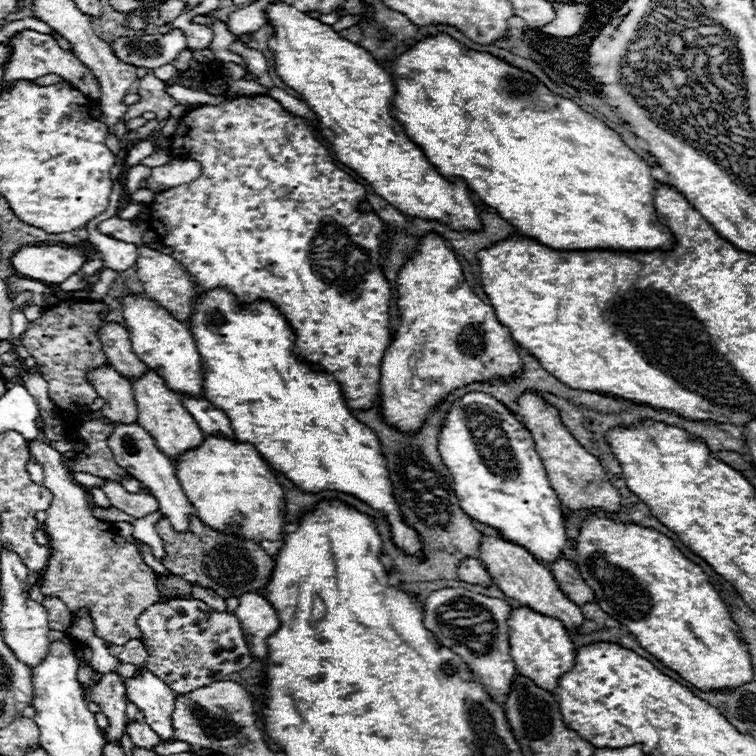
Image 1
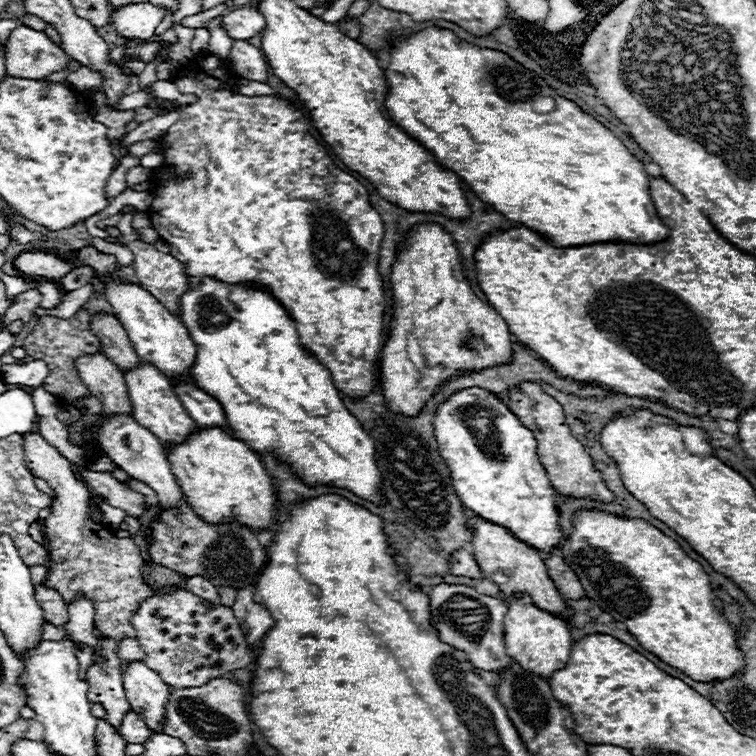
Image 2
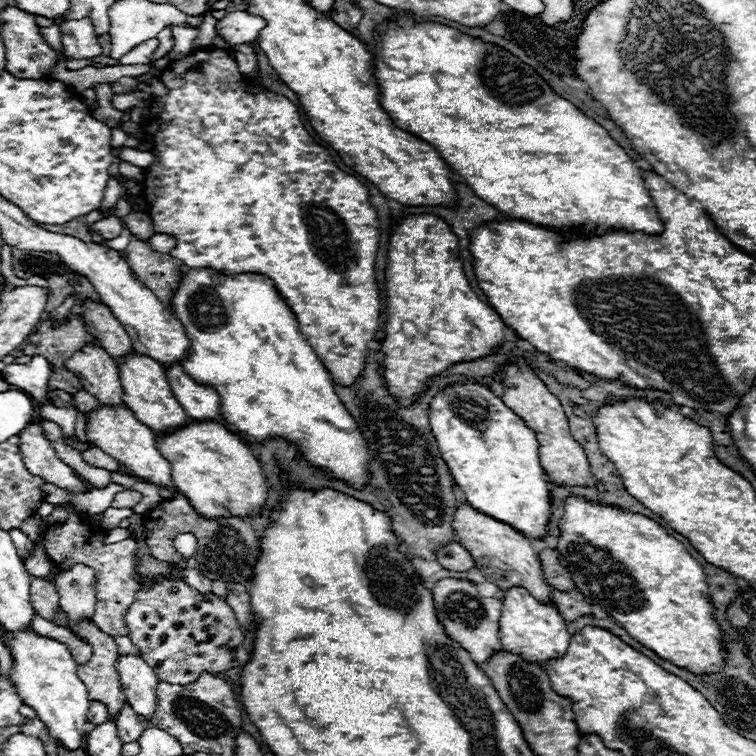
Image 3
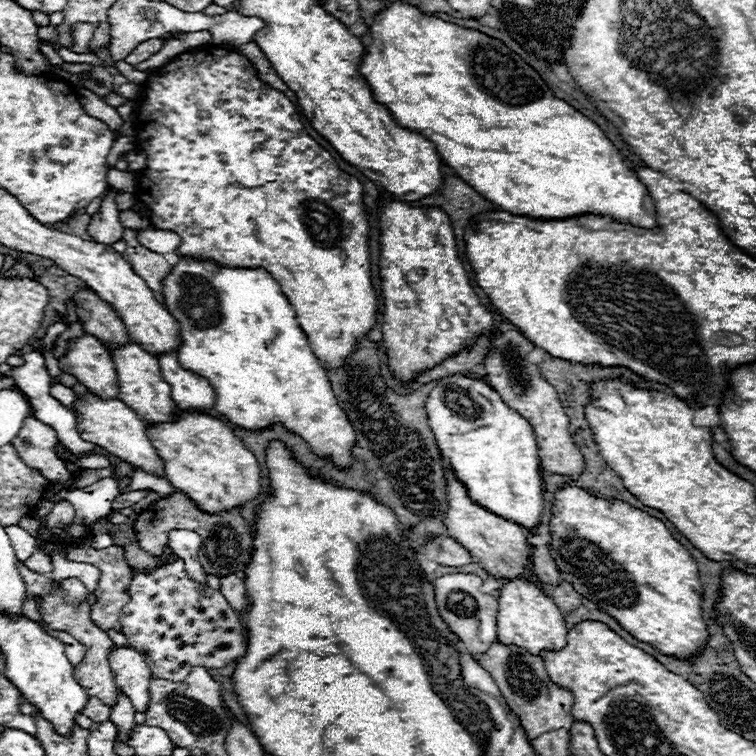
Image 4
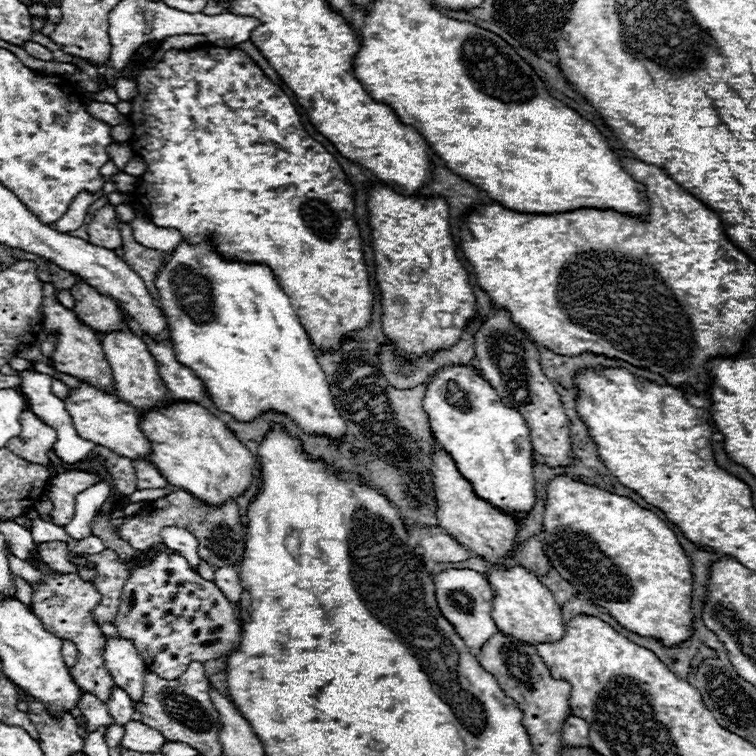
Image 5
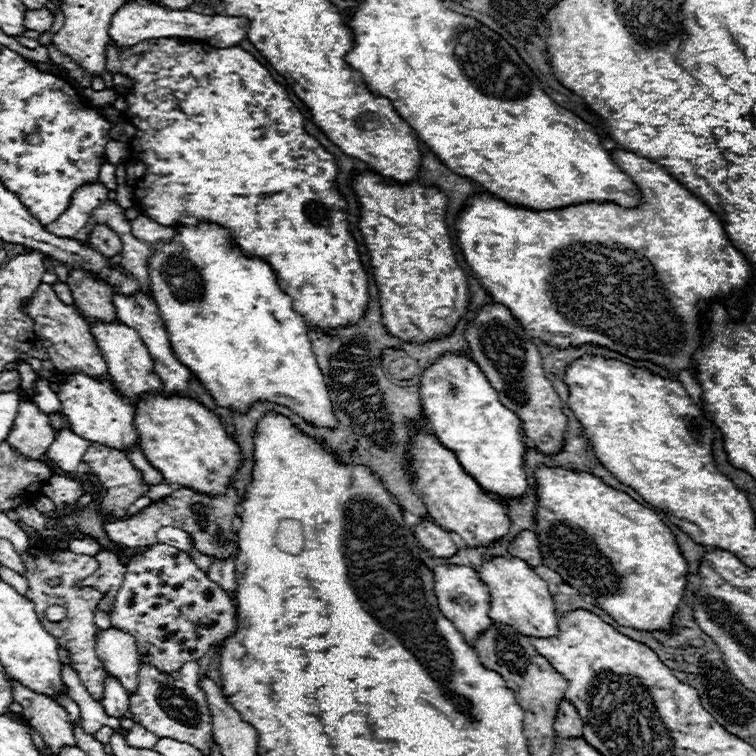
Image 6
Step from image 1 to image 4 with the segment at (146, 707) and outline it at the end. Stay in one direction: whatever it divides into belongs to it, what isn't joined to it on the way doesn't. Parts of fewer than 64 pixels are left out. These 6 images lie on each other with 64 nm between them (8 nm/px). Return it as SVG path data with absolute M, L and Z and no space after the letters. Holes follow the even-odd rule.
M132 646L114 648L110 654L110 666L120 692L132 700L136 712L146 712L150 702L148 686L152 672L144 662L142 654L136 652Z

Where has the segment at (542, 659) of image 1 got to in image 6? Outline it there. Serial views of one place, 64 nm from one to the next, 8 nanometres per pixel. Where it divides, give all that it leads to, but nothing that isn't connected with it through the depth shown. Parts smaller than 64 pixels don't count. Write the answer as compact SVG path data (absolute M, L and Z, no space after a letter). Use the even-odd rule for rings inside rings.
M492 556L478 568L484 584L490 588L490 618L500 624L510 624L514 630L522 632L522 636L532 638L550 638L558 636L558 614L554 608L552 592L548 584L520 558L502 558Z

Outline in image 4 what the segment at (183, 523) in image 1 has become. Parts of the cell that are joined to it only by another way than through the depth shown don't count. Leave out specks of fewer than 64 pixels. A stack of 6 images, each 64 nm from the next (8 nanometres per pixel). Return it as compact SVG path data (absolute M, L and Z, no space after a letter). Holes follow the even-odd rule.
M92 392L86 394L84 400L74 402L74 412L76 412L76 422L78 422L78 432L84 440L100 446L108 454L126 460L134 470L142 470L146 474L154 474L164 478L164 462L154 450L148 434L146 434L146 422L124 402L120 400L102 400L94 396Z

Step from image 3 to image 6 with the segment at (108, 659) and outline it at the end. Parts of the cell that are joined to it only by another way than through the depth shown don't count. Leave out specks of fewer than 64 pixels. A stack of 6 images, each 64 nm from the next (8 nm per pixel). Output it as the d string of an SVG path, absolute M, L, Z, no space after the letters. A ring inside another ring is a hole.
M34 548L32 552L24 552L22 562L26 564L26 574L22 574L22 576L28 578L28 594L26 596L34 604L34 610L38 612L38 616L42 618L44 628L58 640L60 646L64 646L72 652L70 668L78 674L80 682L86 686L90 696L94 700L102 700L104 698L104 682L108 678L108 672L104 670L102 660L96 654L98 628L94 624L94 612L96 612L96 606L98 606L102 594L100 592L78 592L78 586L76 586L78 580L84 580L98 568L98 562L94 560L94 556L84 556L84 554L74 554L74 552L62 552L58 556L48 556L44 550L38 550L38 548ZM52 578L58 578L60 584L50 586L48 582ZM50 606L64 606L66 618L60 622L46 620L44 612Z

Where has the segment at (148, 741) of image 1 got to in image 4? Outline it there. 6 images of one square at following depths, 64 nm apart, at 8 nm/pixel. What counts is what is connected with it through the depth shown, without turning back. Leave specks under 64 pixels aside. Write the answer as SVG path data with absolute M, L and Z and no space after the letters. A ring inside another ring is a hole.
M118 694L118 702L116 706L112 708L112 714L110 714L110 722L114 722L114 726L118 728L118 738L120 742L126 742L136 726L134 722L134 706L130 704L130 700L124 696L124 694Z

